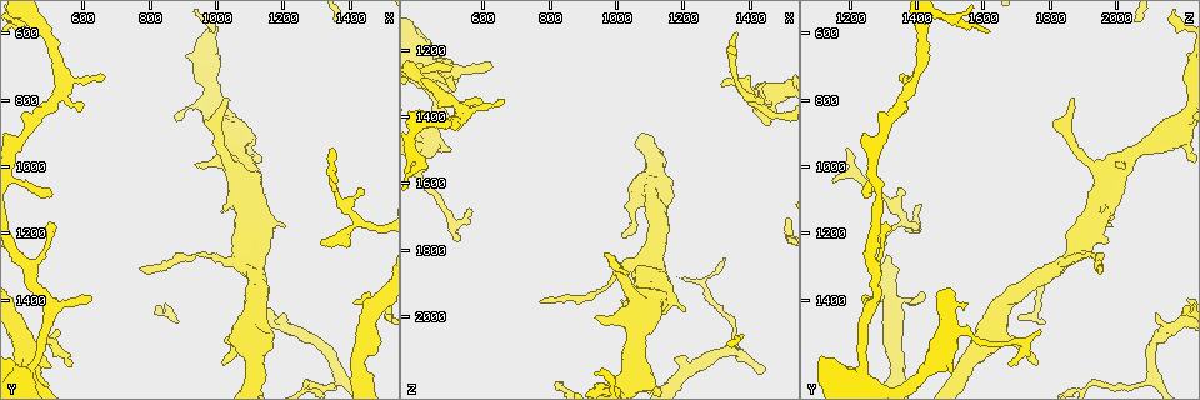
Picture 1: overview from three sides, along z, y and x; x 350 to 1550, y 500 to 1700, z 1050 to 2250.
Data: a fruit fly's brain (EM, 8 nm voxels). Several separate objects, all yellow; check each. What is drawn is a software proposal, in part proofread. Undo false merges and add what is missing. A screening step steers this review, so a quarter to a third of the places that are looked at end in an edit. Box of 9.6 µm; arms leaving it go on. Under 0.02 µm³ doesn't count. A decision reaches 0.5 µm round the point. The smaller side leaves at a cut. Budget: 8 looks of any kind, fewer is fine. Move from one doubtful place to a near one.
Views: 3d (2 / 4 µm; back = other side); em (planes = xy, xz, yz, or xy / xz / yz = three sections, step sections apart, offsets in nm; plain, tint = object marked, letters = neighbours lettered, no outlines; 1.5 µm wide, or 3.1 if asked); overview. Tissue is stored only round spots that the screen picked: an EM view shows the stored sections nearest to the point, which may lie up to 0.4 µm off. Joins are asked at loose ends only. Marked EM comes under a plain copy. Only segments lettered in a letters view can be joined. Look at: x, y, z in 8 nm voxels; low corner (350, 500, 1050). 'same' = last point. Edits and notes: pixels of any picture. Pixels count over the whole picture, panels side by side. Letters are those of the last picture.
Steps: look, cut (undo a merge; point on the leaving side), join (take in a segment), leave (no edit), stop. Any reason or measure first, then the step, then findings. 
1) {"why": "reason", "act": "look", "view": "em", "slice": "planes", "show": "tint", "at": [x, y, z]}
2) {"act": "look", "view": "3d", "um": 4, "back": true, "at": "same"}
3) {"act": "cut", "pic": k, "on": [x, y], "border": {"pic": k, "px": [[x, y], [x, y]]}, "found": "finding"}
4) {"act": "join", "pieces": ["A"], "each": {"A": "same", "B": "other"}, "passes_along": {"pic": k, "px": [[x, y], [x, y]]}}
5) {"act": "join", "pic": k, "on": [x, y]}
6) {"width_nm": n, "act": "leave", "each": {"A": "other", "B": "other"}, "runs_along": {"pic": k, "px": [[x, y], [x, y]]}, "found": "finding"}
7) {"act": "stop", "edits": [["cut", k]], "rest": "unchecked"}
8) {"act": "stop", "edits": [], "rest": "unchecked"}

{"why": "free end", "act": "look", "view": "3d", "um": 4, "at": [1030, 800, 1870]}

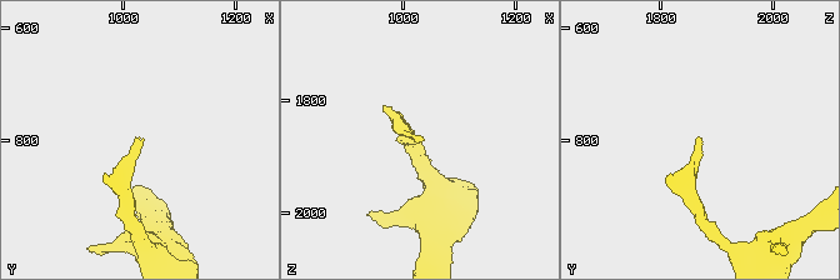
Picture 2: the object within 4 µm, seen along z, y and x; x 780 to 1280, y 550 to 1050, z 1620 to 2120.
{"act": "look", "view": "em", "slice": "yz", "step": 4, "show": "letters", "at": [1030, 800, 1865]}

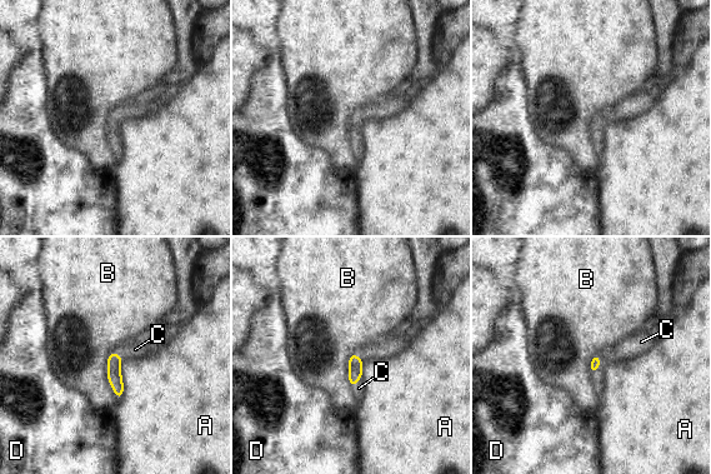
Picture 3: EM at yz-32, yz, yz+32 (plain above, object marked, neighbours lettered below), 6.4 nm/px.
{"act": "join", "pieces": ["C"], "each": {"A": "other", "B": "other", "C": "same", "D": "other"}, "passes_along": {"pic": 3, "px": [[595, 363], [599, 364], [631, 347]]}, "found": "the neuron continues"}

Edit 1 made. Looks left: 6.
{"act": "look", "view": "overview"}

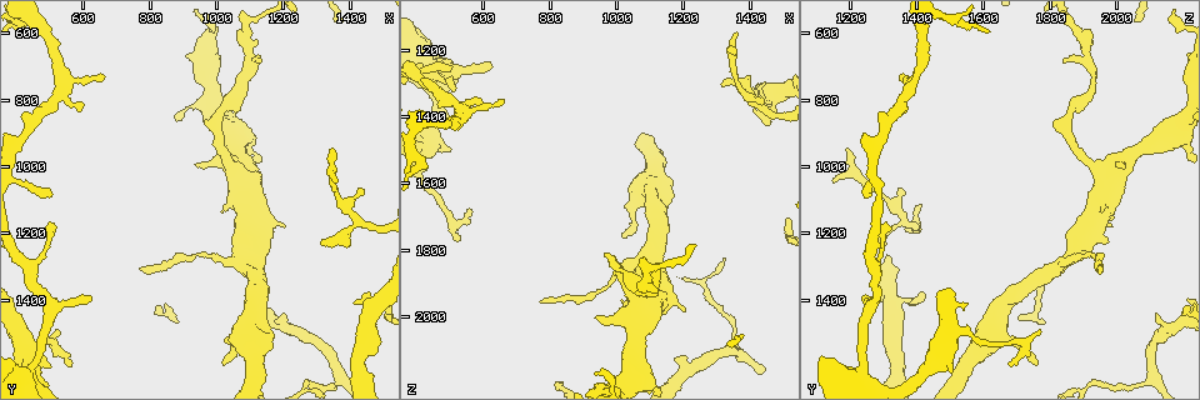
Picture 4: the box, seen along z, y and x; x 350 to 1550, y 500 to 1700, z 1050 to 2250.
{"why": "branch stops here", "act": "look", "view": "3d", "um": 2, "at": [1210, 1440, 2120]}

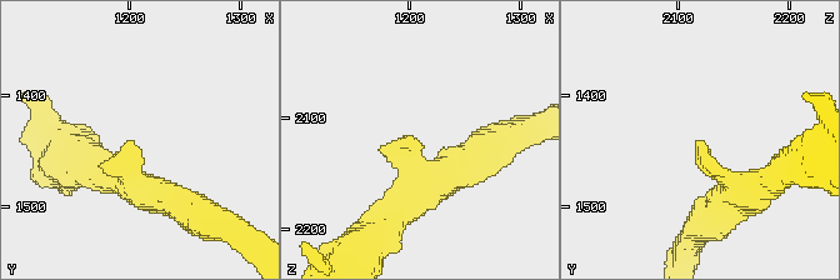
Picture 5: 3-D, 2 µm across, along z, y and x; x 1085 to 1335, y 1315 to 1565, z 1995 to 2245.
{"arm_widths_nm": [280, 280], "why": "shape alone is not enough", "act": "look", "view": "em", "slice": "planes", "show": "tint", "at": [1202, 1438, 2120]}

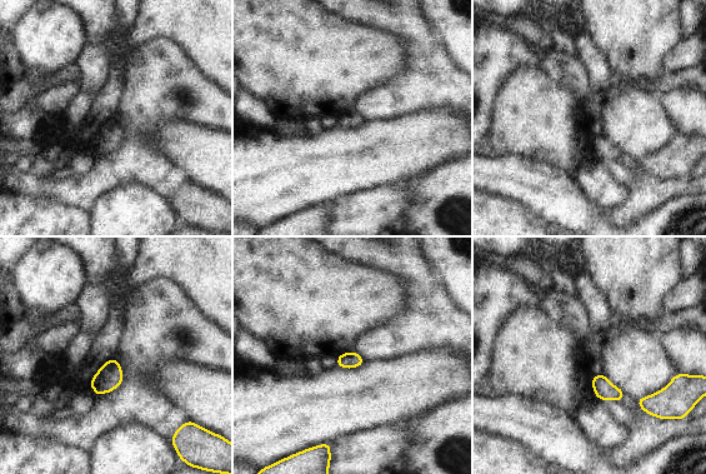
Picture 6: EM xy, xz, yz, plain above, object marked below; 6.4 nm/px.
{"act": "look", "view": "em", "slice": "planes", "show": "letters", "at": "same"}

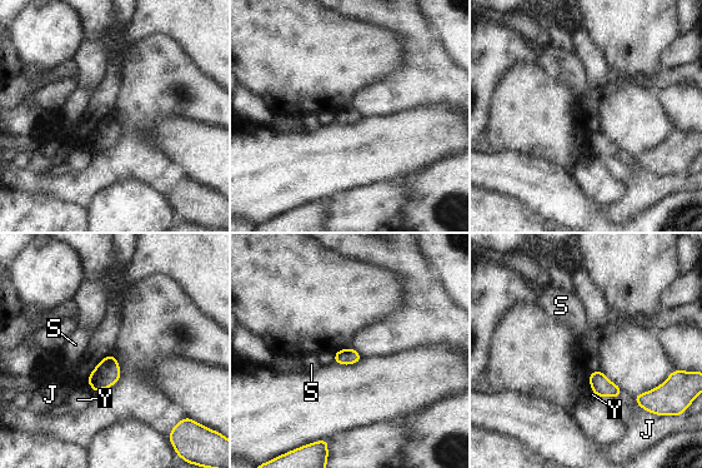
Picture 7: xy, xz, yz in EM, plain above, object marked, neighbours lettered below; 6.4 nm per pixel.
{"act": "leave", "each": {"J": "other", "S": "other", "Y": "other"}, "border": {"pic": 7, "px": [[633, 396], [635, 401], [650, 413]]}, "found": "no lettered segment goes on from it"}

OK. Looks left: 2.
{"why": "thick turns thin", "act": "look", "view": "em", "slice": "xy", "step": 8, "show": "letters", "at": [940, 1260, 1920]}

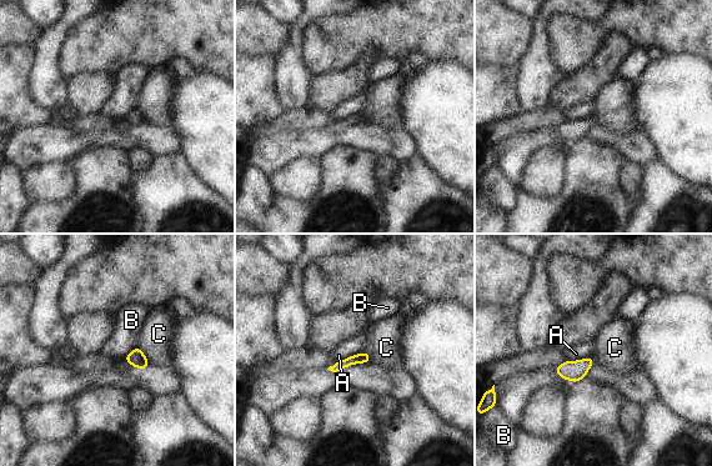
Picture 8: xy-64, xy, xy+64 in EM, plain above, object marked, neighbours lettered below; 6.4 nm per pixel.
{"width_nm": 70, "act": "leave", "each": {"A": "other", "B": "other", "C": "other"}, "found": "one neuron here"}

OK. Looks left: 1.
{"act": "stop", "edits": [["join", 3]], "rest": "unchecked"}

